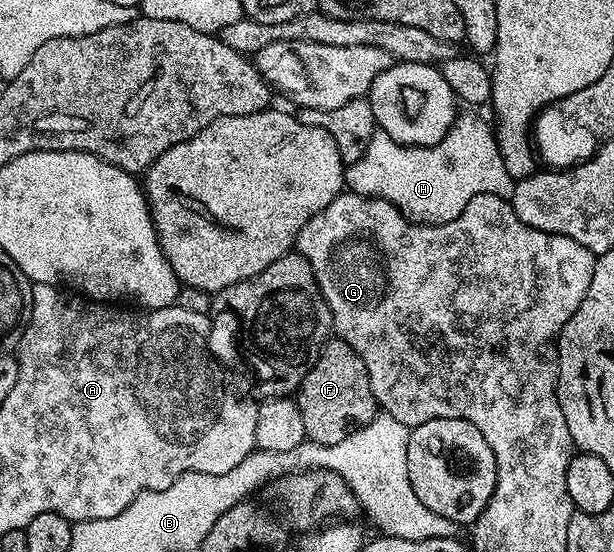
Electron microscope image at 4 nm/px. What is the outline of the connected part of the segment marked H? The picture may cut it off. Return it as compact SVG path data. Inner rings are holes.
M465 114L458 115L441 141L428 146L401 144L391 138L391 134L374 131L363 156L346 167L345 183L350 191L361 196L391 201L410 221L421 224L446 224L447 221L453 221L463 212L471 198L484 192L503 197L508 197L511 192L511 177L507 174L507 166L503 166L500 152L497 151L494 129L490 125L488 128L479 117Z

